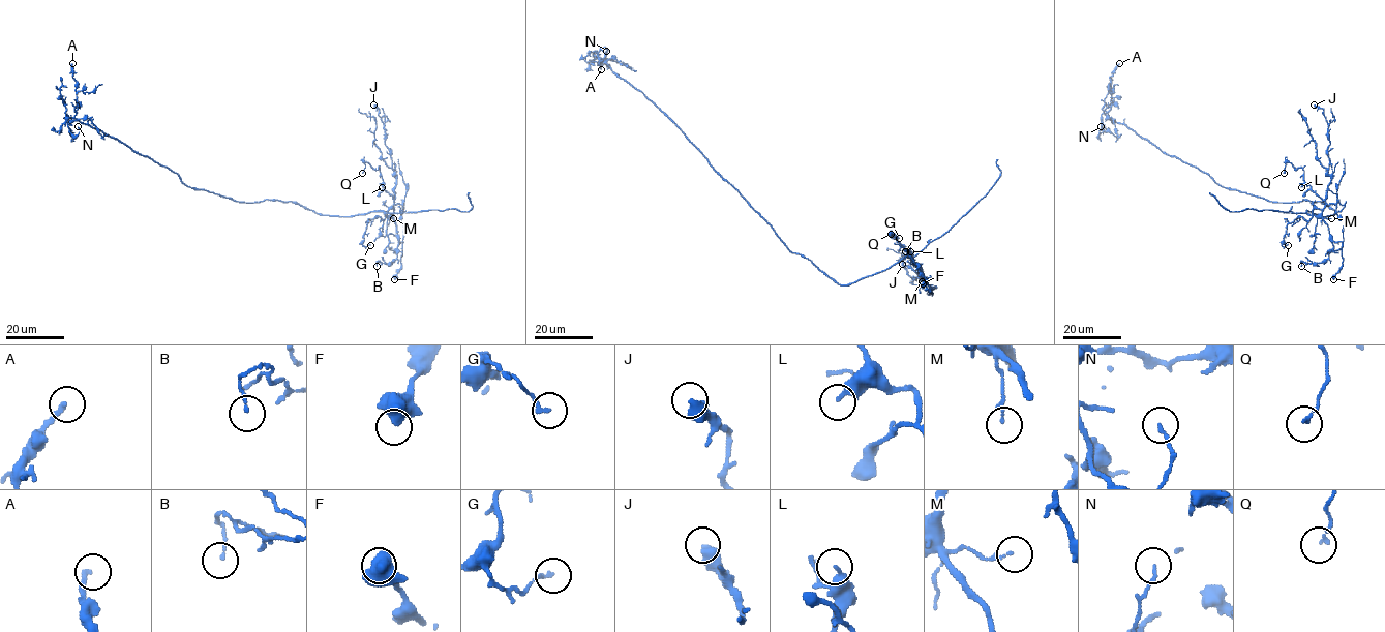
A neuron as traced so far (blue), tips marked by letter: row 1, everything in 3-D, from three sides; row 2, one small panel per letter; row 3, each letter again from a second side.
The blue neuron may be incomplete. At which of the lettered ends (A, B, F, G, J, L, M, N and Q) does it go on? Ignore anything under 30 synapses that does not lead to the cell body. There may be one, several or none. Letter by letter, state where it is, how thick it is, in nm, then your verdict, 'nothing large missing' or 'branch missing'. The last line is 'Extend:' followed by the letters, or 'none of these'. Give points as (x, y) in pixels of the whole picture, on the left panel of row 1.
A: (72, 63) | 200 nm | nothing large missing
B: (377, 266) | 120 nm | nothing large missing
F: (394, 279) | 600 nm | nothing large missing
G: (370, 245) | 150 nm | nothing large missing
J: (373, 104) | 440 nm | nothing large missing
L: (382, 187) | 380 nm | nothing large missing
M: (393, 218) | 120 nm | nothing large missing
N: (78, 126) | 140 nm | nothing large missing
Q: (362, 173) | 130 nm | nothing large missing
Extend: none of these

